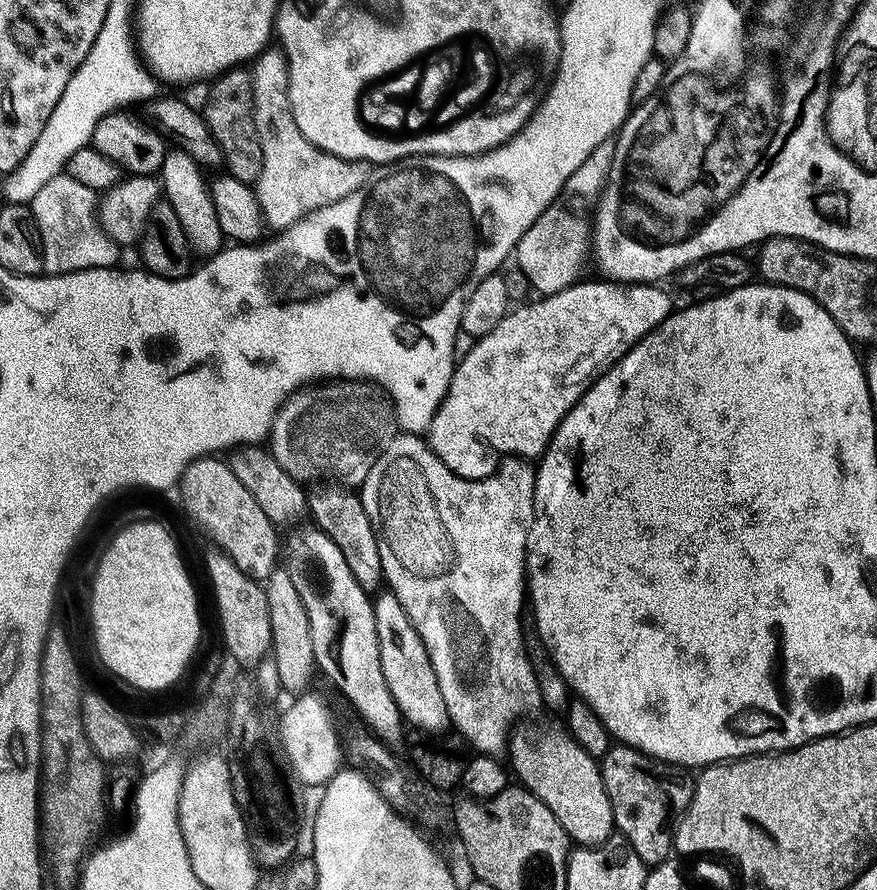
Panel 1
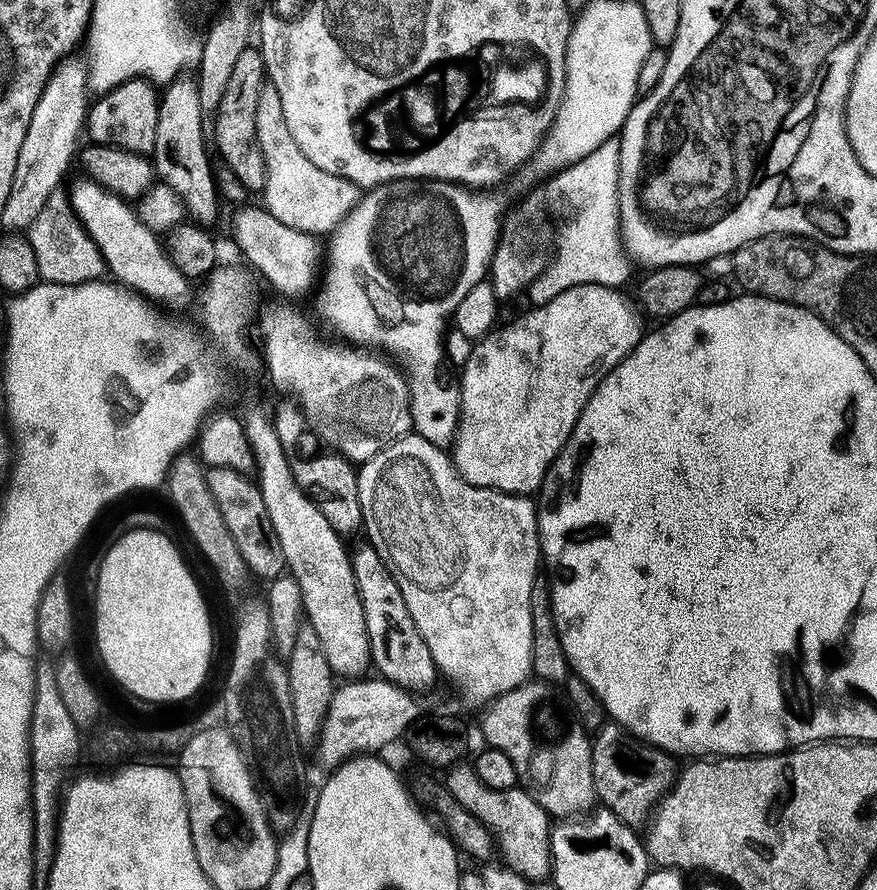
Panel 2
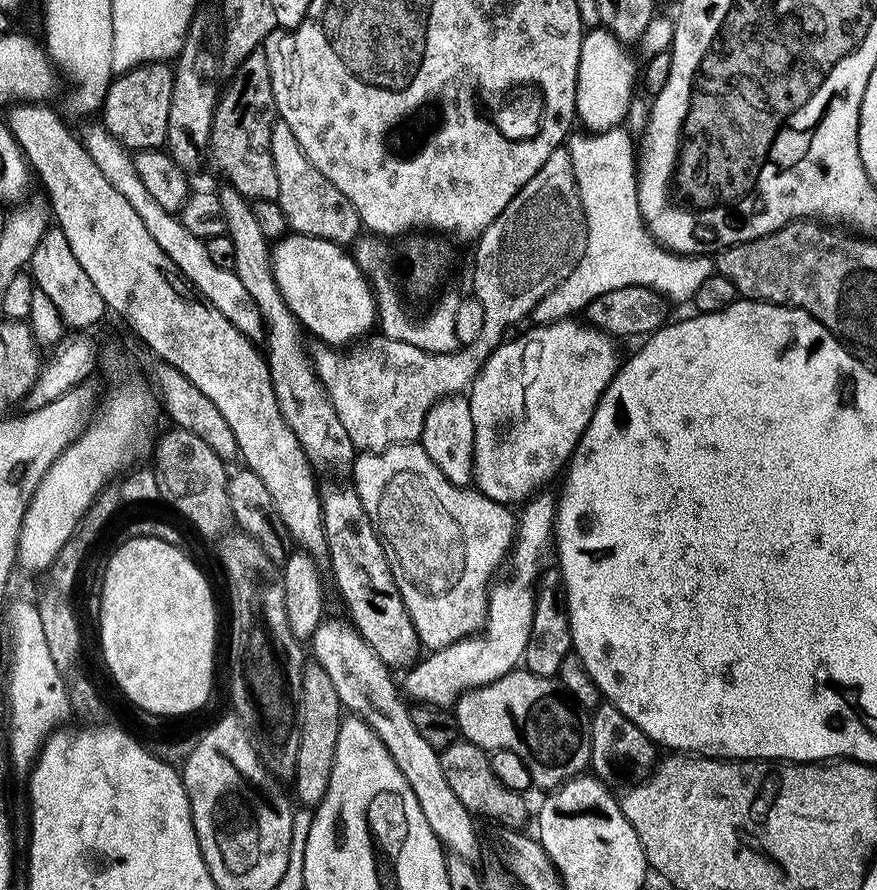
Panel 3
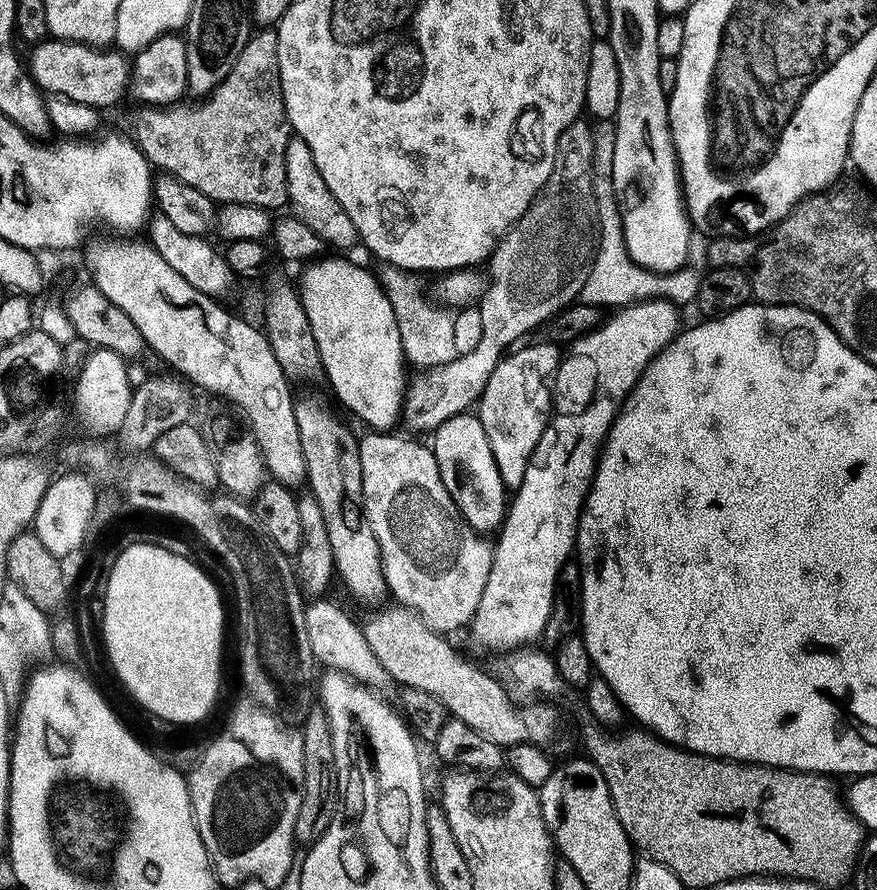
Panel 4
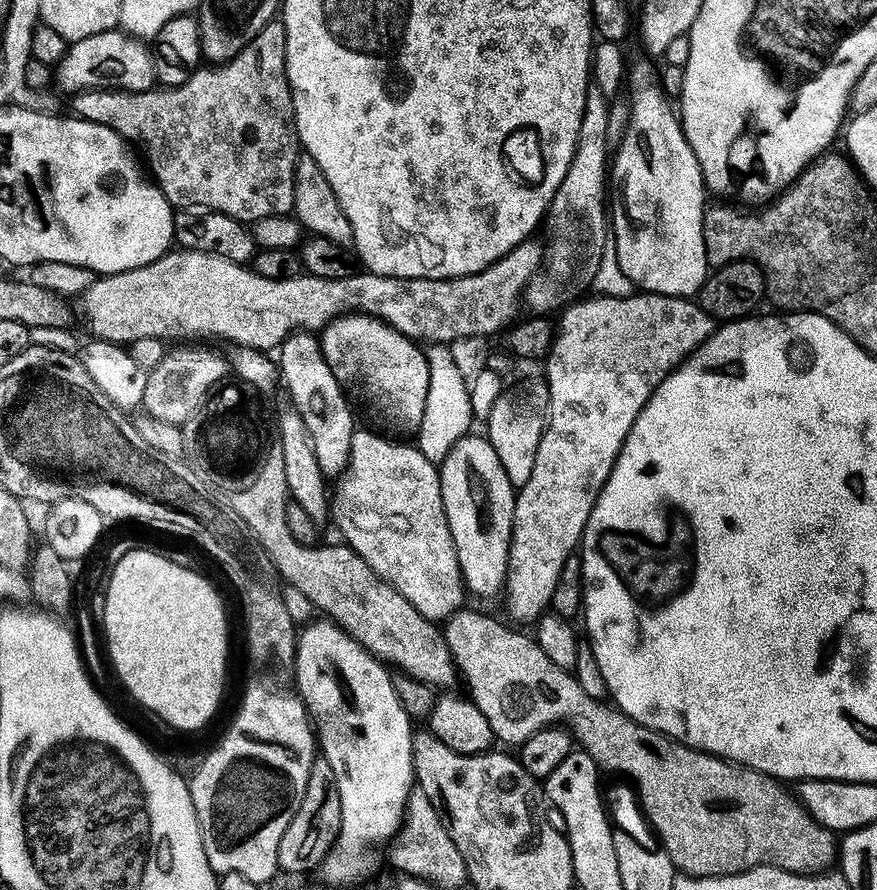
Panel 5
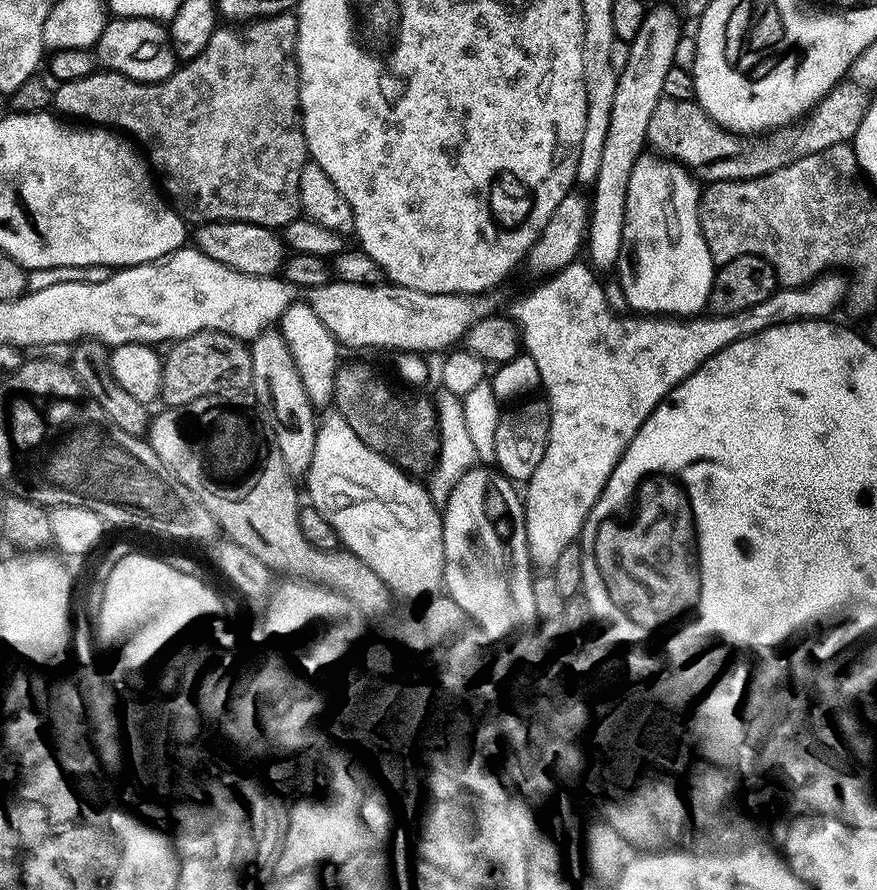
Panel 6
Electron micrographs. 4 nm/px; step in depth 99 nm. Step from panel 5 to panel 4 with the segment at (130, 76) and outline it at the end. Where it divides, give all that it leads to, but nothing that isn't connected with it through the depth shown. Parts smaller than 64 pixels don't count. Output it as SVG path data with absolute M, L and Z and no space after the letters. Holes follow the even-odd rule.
M49 38L35 45L31 49L32 57L27 57L27 75L36 83L41 93L49 97L60 97L70 102L84 103L90 108L105 110L111 104L119 102L128 92L128 78L130 75L130 60L125 53L119 50L109 50L104 46L93 46L91 44L75 44L73 40L62 40Z

